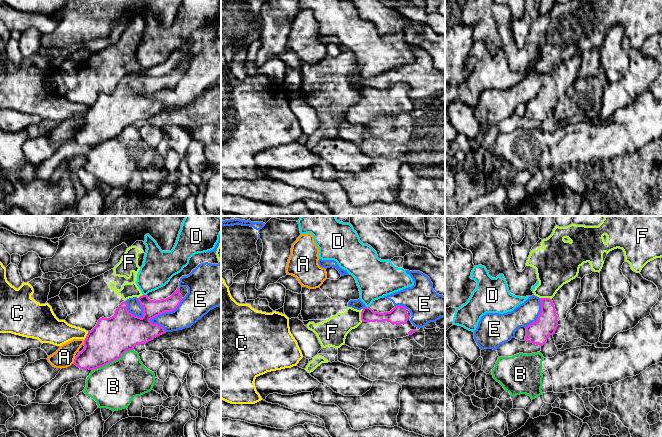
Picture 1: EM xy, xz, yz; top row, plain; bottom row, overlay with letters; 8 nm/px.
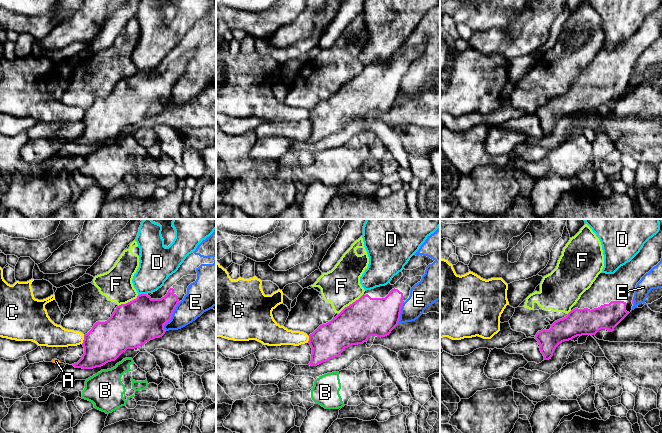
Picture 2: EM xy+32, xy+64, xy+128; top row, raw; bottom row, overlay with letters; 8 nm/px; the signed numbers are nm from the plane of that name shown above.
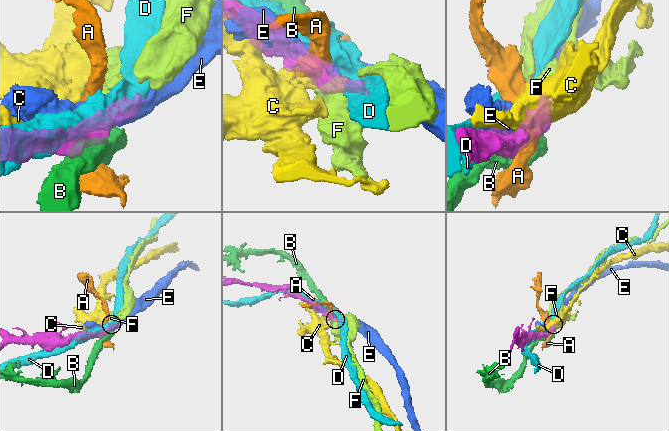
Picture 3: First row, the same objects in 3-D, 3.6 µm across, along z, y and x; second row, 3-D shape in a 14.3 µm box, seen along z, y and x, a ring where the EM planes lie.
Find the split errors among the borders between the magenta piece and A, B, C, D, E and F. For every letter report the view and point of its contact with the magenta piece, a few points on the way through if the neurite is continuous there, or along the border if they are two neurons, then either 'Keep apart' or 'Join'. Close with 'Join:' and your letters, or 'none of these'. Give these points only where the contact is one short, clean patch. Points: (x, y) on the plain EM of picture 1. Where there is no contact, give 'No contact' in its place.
A: Touches magenta at xy (74, 136). Keep apart
B: Touches magenta at xy (112, 137). Keep apart
C: Touches magenta at xy (86, 112). Boundary: xy (88, 107), (84, 116). Keep apart
D: Touches magenta at xy (145, 71). Keep apart
E: Touches magenta at xy (167, 87). Keep apart
F: Touches magenta at xz (361, 91). Boundary: xz (363, 85), (361, 97). Keep apart
Join: none of these

